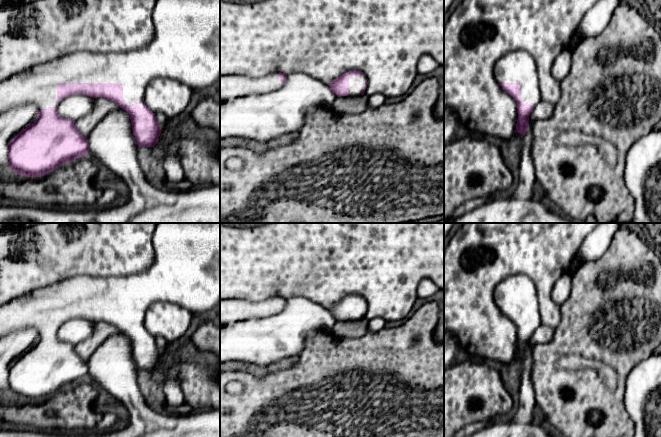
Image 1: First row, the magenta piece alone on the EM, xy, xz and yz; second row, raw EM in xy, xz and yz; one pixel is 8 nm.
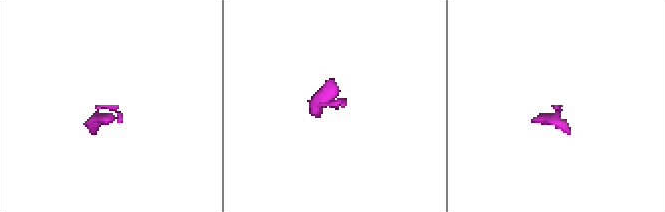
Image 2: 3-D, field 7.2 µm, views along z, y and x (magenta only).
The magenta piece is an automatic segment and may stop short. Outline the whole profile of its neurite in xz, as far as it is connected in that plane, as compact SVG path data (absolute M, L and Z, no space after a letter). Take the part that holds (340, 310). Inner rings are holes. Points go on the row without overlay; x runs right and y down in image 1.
M349 295L342 298L340 301L334 303L334 305L328 310L337 319L349 320L349 319L364 319L369 304L367 300L361 295Z

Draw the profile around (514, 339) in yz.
M464 223L453 235L447 248L444 250L444 334L450 334L473 358L479 360L492 360L499 364L509 364L516 354L518 344L517 326L502 311L494 300L496 286L504 279L516 275L525 274L531 278L538 290L540 323L544 326L555 329L561 319L561 306L556 305L551 298L551 291L558 280L564 273L569 271L571 261L576 254L583 240L595 230L601 223Z

